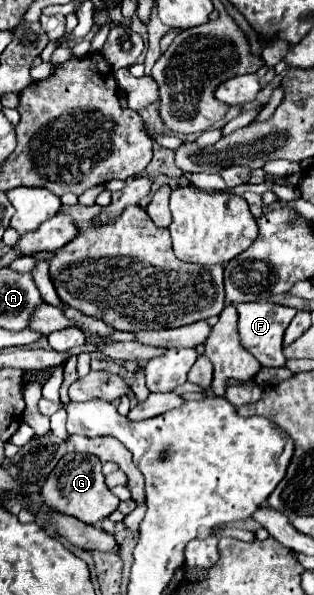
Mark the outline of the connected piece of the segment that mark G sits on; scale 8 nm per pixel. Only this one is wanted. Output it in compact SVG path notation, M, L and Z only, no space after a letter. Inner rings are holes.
M65 455L55 469L49 473L47 481L41 487L41 499L49 509L55 509L63 515L77 517L83 523L97 525L107 519L119 505L119 499L105 485L105 475L101 473L101 461L95 455Z

